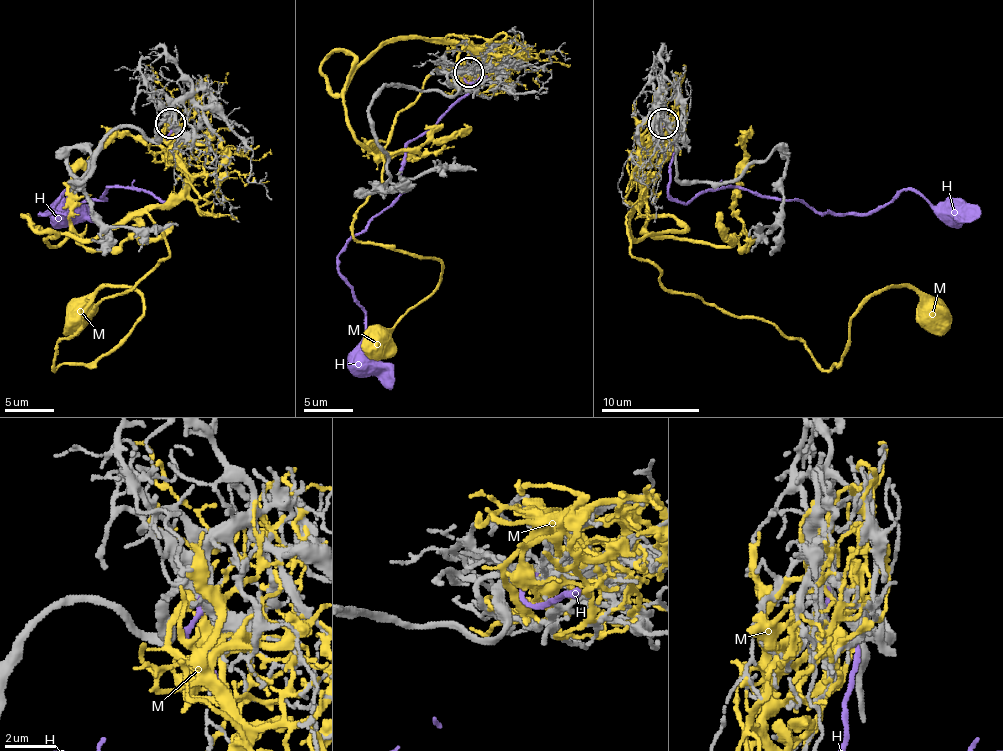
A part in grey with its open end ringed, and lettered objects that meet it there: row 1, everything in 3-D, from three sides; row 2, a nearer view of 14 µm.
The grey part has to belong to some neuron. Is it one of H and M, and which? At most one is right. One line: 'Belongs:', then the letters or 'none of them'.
Belongs: H

